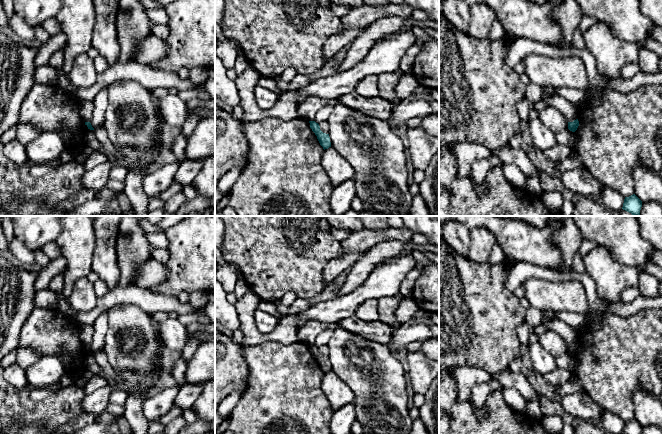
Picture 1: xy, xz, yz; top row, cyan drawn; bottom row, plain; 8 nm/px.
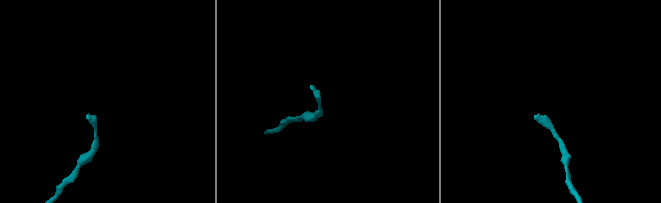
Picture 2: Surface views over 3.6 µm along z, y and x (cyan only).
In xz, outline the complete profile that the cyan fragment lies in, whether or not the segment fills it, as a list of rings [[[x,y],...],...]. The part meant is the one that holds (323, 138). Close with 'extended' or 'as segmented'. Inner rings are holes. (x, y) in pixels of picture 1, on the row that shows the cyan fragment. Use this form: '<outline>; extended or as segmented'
[[[309,121],[309,123],[310,123],[310,128],[317,136],[317,139],[318,139],[320,145],[323,147],[323,149],[325,150],[325,149],[328,149],[329,147],[331,147],[329,134],[323,133],[320,130],[319,124],[316,123],[315,121]]]; as segmented

